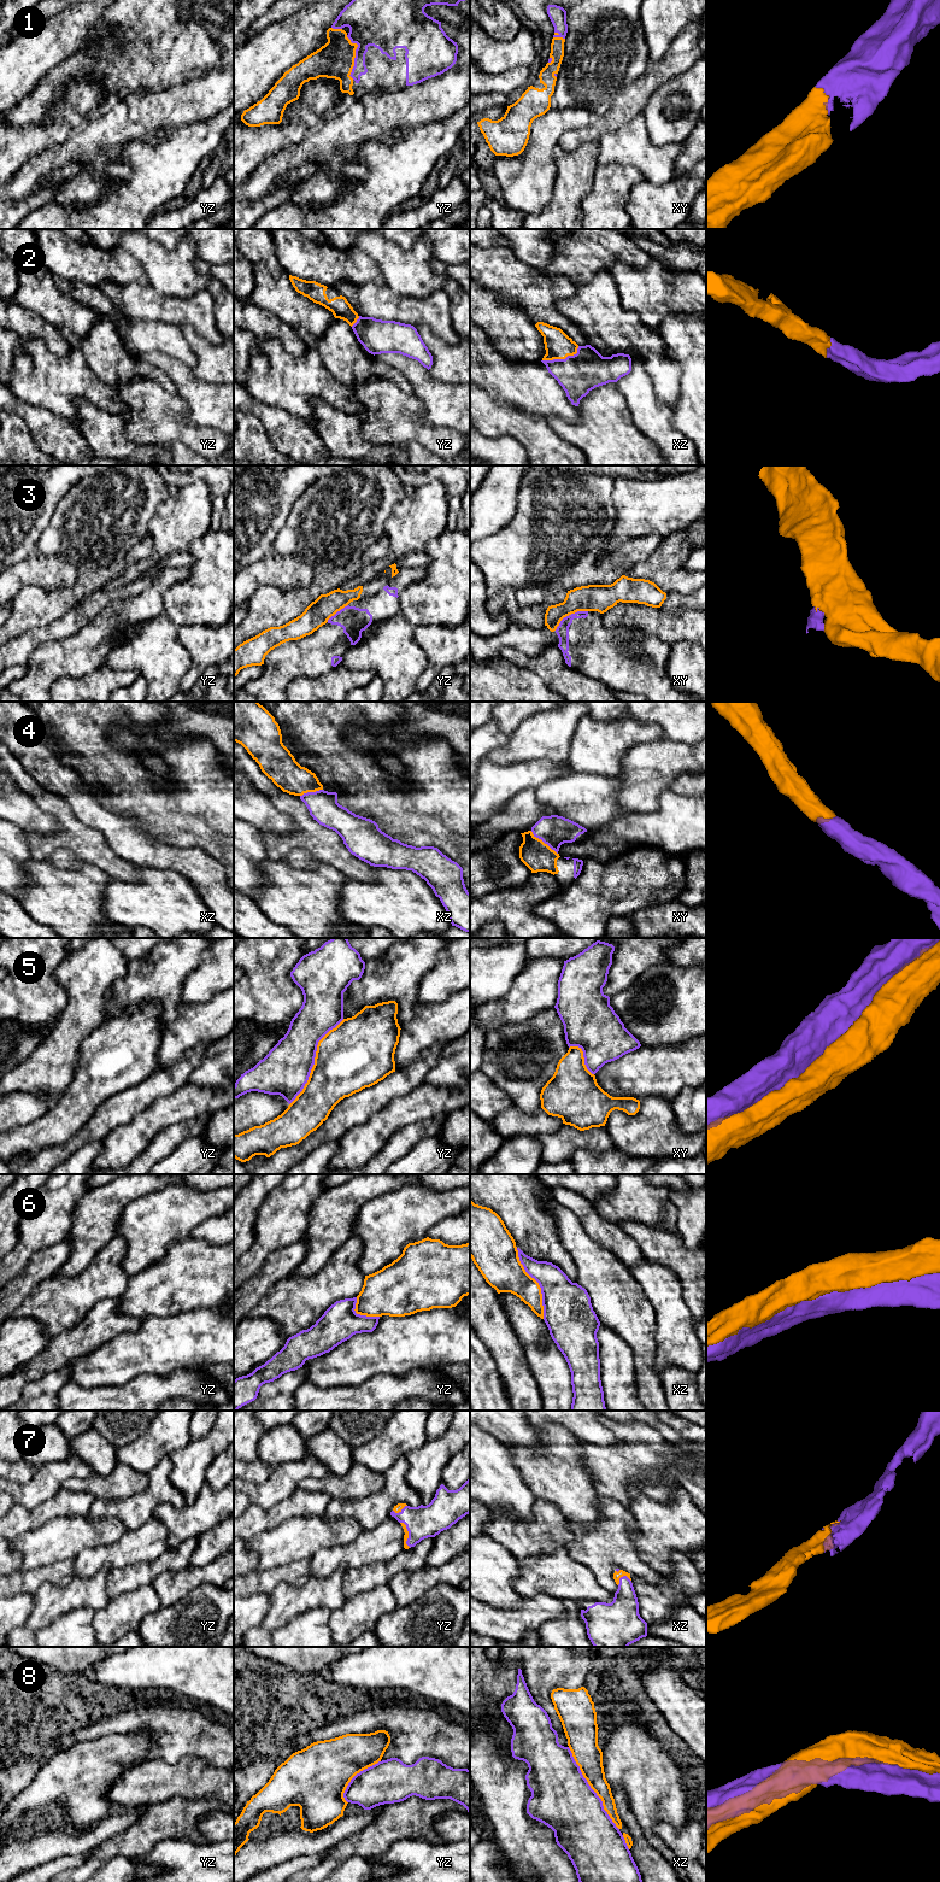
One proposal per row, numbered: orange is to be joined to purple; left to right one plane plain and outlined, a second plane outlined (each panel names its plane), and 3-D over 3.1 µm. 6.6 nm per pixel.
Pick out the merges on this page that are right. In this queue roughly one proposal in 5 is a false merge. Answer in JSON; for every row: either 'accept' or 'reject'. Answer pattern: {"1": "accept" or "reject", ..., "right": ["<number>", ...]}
{"1": "accept", "2": "accept", "3": "reject", "4": "accept", "5": "reject", "6": "reject", "7": "accept", "8": "reject", "right": ["1", "2", "4", "7"]}

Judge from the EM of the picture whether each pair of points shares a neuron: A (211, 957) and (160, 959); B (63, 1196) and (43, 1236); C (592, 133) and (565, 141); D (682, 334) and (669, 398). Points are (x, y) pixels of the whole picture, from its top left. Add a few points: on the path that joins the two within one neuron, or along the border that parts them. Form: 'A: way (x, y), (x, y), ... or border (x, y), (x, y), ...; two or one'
A: border (204, 950), (200, 962), (184, 981); two
B: way (53, 1206), (50, 1209), (50, 1223), (46, 1226); one
C: way (586, 134), (571, 139); one
D: border (674, 362), (680, 369), (681, 393); two

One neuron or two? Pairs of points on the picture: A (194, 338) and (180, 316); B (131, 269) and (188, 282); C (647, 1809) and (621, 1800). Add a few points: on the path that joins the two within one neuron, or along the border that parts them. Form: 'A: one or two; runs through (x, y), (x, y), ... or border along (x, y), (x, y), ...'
A: two; border along (177, 324), (189, 324), (209, 341)
B: two; border along (127, 252), (139, 261), (151, 283)
C: two; border along (610, 1784), (617, 1784), (626, 1794), (640, 1828)

